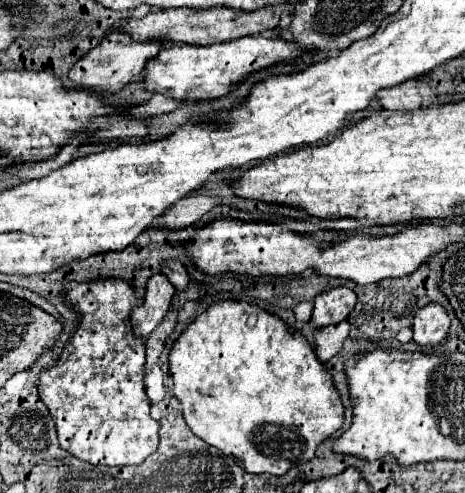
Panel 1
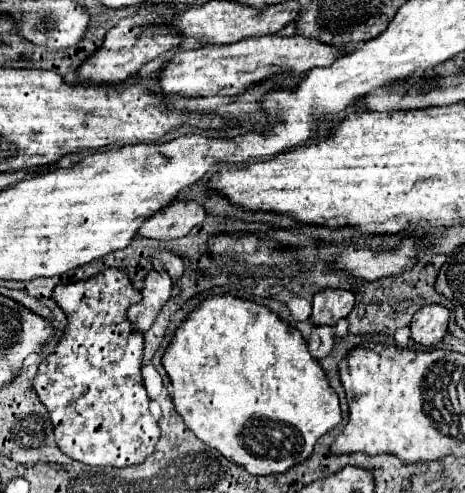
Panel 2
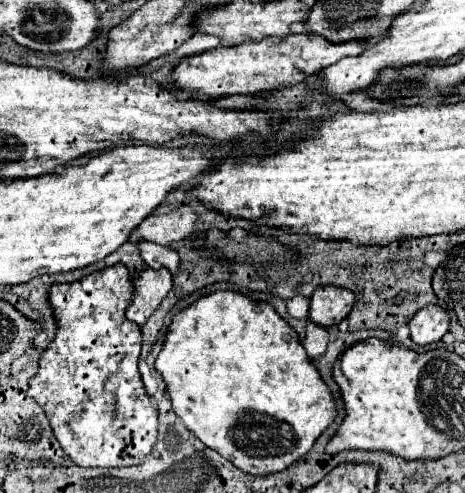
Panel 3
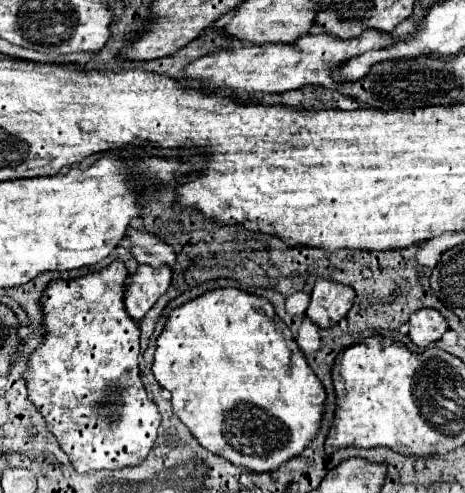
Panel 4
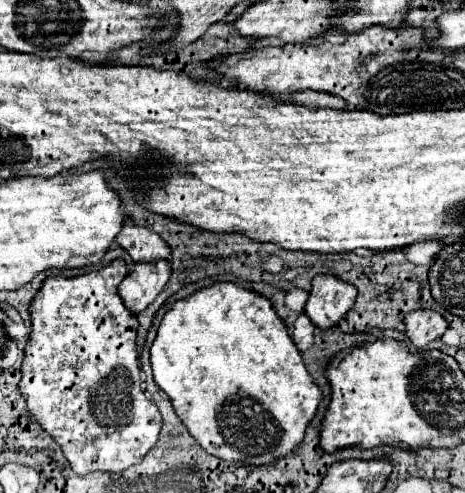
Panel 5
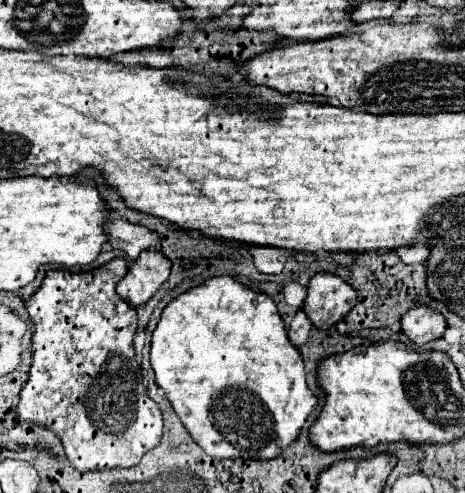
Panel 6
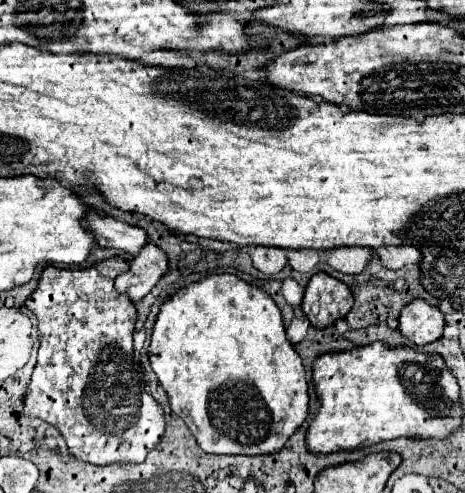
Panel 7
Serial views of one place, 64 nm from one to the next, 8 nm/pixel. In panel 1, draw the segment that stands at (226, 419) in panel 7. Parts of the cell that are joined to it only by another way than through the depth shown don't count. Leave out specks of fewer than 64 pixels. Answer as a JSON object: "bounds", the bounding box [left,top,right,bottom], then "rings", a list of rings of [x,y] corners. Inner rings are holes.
{"bounds":[168,300,344,476],"rings":[[[222,300],[222,302],[210,304],[200,316],[196,316],[196,320],[174,342],[174,346],[170,350],[170,356],[168,356],[168,366],[170,366],[170,376],[172,376],[172,382],[174,382],[172,394],[182,404],[182,416],[184,416],[186,424],[190,426],[190,430],[198,438],[202,438],[206,444],[218,448],[222,454],[238,460],[240,466],[246,472],[252,472],[252,474],[276,474],[276,476],[282,476],[290,468],[312,460],[312,456],[316,452],[316,446],[324,438],[328,438],[332,432],[336,432],[342,426],[342,422],[344,422],[342,400],[340,400],[340,396],[338,396],[338,392],[336,392],[336,388],[332,384],[332,378],[328,376],[328,372],[324,372],[324,366],[316,358],[316,354],[314,354],[312,346],[308,344],[308,340],[298,330],[294,330],[292,326],[284,324],[278,316],[274,316],[274,314],[254,306],[254,304],[248,304],[248,302]]]}

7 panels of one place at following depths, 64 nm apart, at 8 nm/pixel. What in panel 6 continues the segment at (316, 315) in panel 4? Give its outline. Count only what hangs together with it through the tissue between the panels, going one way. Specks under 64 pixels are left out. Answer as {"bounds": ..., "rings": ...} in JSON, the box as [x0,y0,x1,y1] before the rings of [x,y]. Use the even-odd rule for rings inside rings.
{"bounds":[302,274,356,330],"rings":[[[314,274],[302,310],[320,330],[336,326],[356,304],[356,292],[336,274]]]}

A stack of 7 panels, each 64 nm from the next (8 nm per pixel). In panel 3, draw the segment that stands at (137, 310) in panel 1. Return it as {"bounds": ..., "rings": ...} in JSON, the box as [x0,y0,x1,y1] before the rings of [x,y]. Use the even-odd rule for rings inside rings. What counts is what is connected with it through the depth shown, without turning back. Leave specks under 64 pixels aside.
{"bounds":[126,268,172,326],"rings":[[[166,268],[142,270],[140,276],[134,280],[132,304],[126,308],[128,320],[142,326],[144,320],[148,320],[148,316],[160,306],[160,300],[164,300],[170,288],[172,288],[172,274]]]}

